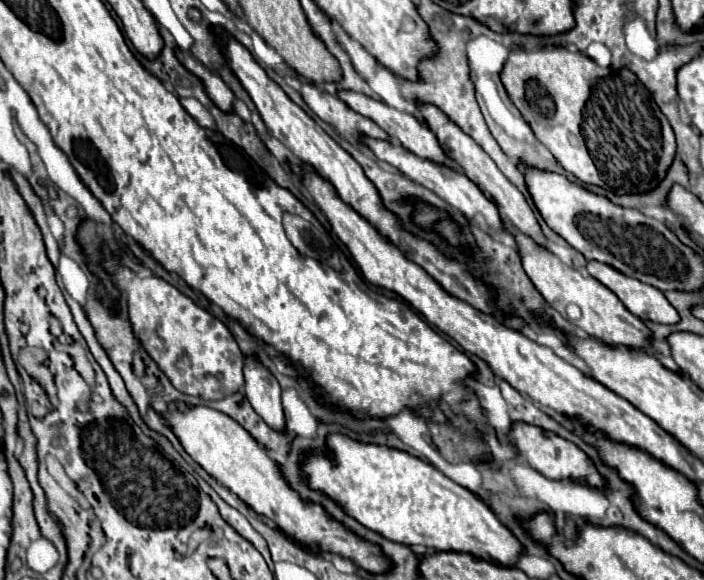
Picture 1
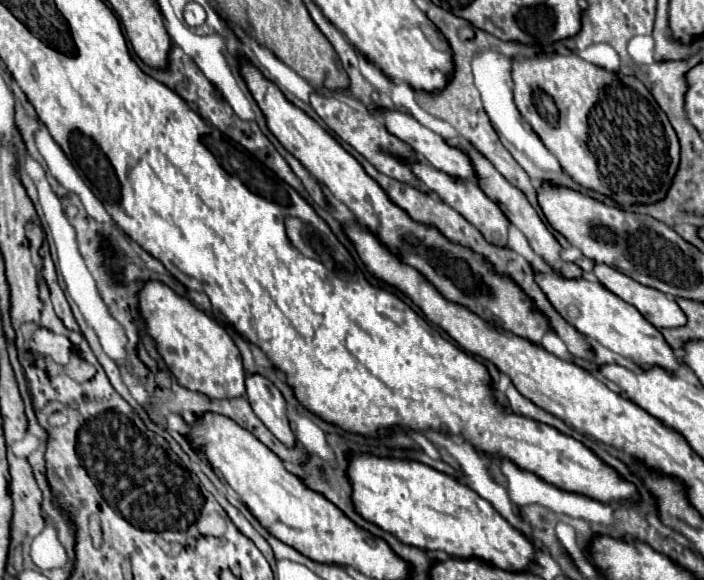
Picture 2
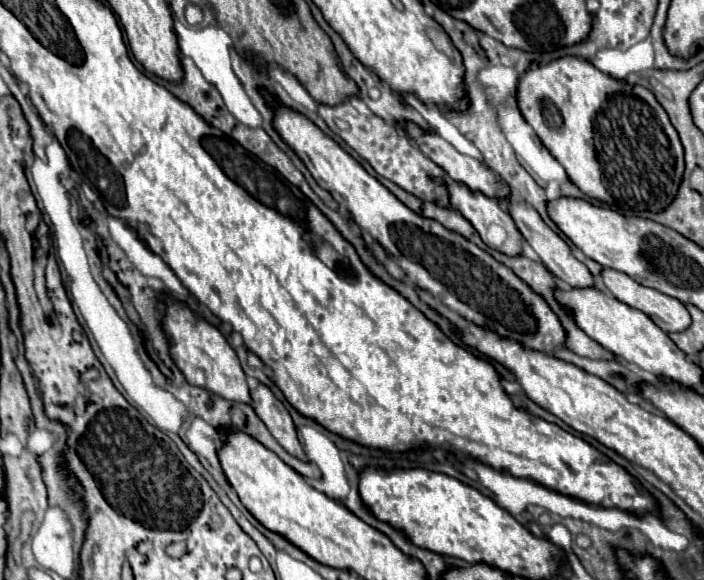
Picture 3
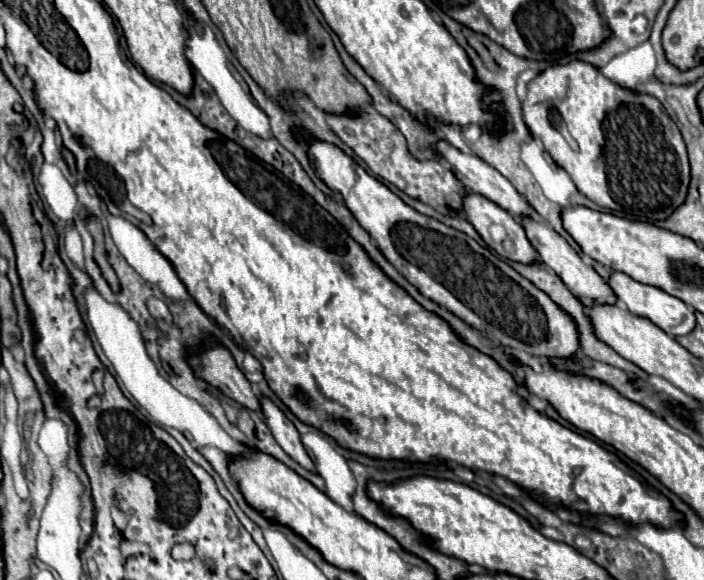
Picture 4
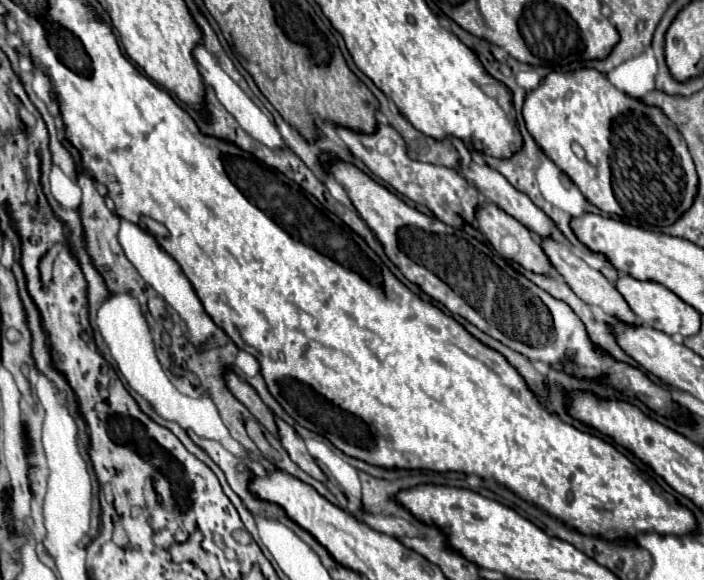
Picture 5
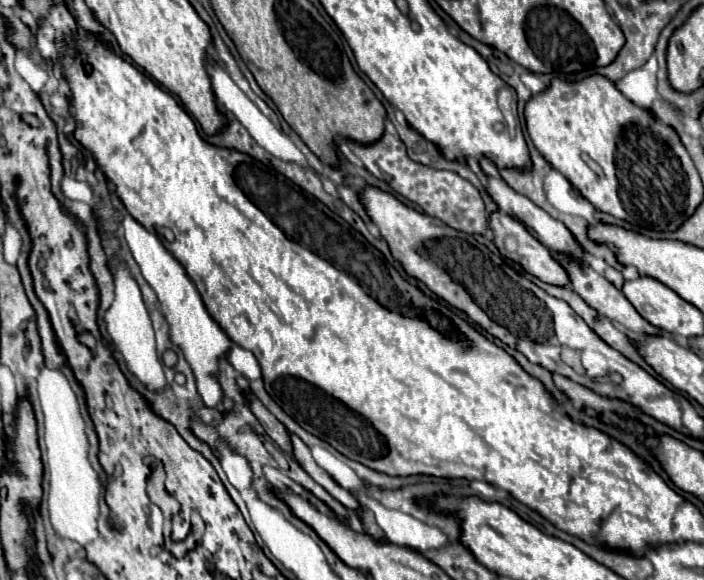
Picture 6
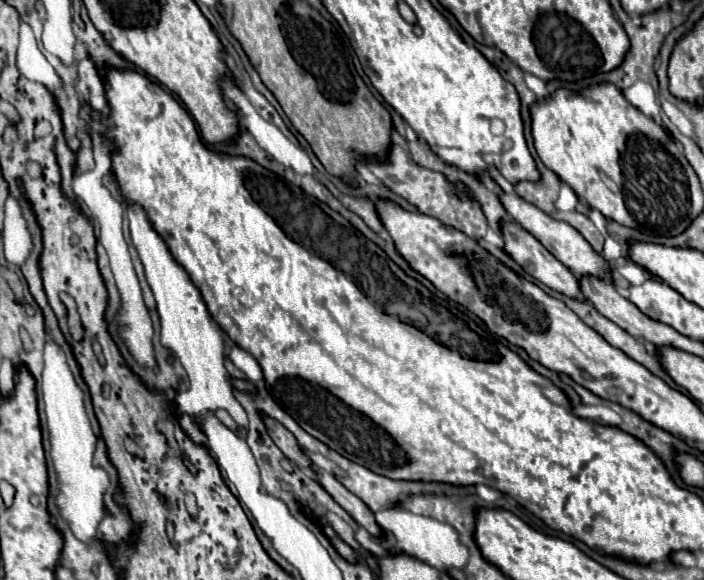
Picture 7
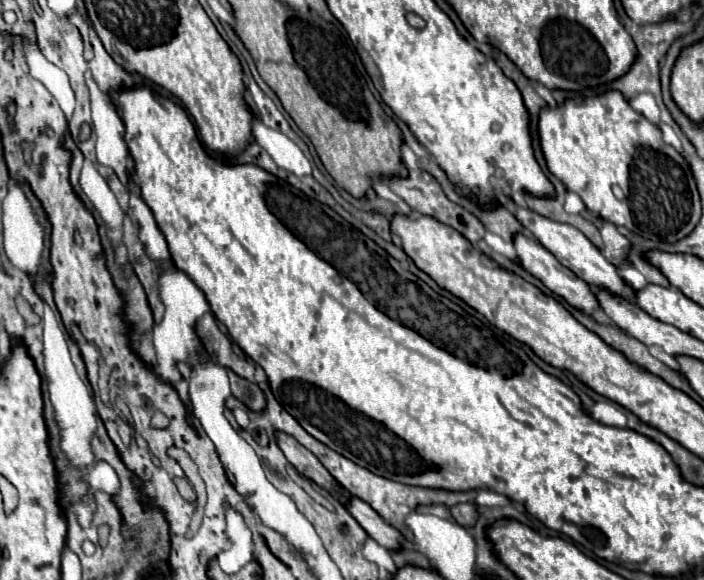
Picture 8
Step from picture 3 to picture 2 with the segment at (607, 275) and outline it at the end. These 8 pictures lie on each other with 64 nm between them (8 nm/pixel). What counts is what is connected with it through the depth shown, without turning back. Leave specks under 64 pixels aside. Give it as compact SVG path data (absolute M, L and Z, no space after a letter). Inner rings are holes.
M594 264L592 272L610 292L632 304L656 328L676 328L686 324L686 316L672 296L656 288L642 286L640 282L606 264Z

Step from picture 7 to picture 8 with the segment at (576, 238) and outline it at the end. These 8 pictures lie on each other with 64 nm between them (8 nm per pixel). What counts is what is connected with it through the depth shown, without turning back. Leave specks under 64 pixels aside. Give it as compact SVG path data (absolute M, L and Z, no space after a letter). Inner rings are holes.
M516 206L516 218L518 218L518 222L520 222L524 228L528 228L528 230L532 232L532 236L534 236L544 248L548 248L566 268L570 268L578 278L582 278L584 282L588 282L592 288L604 288L604 290L608 290L608 292L612 292L612 294L618 294L618 296L624 296L624 298L634 300L634 290L628 288L628 286L622 282L622 278L620 278L618 272L616 272L616 266L610 264L610 262L602 256L602 252L600 252L580 230L572 228L570 224L560 224L560 222L548 220L548 218L540 216L540 214L536 214L536 212L528 210L528 208L522 208L522 206Z

